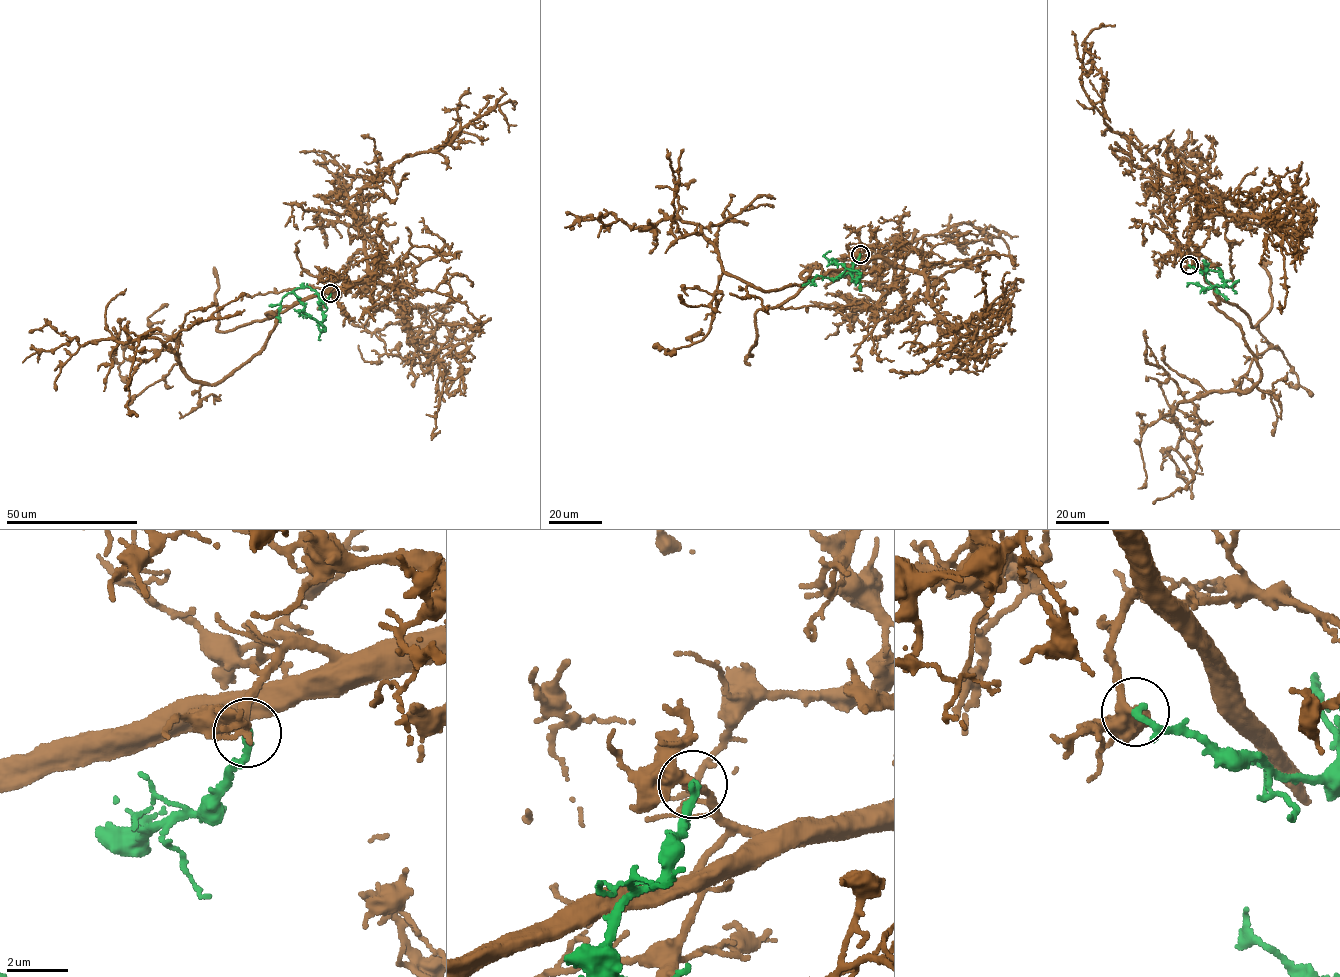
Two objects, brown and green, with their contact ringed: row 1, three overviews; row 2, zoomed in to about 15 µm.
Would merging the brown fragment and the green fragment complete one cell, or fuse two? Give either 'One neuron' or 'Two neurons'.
One neuron

